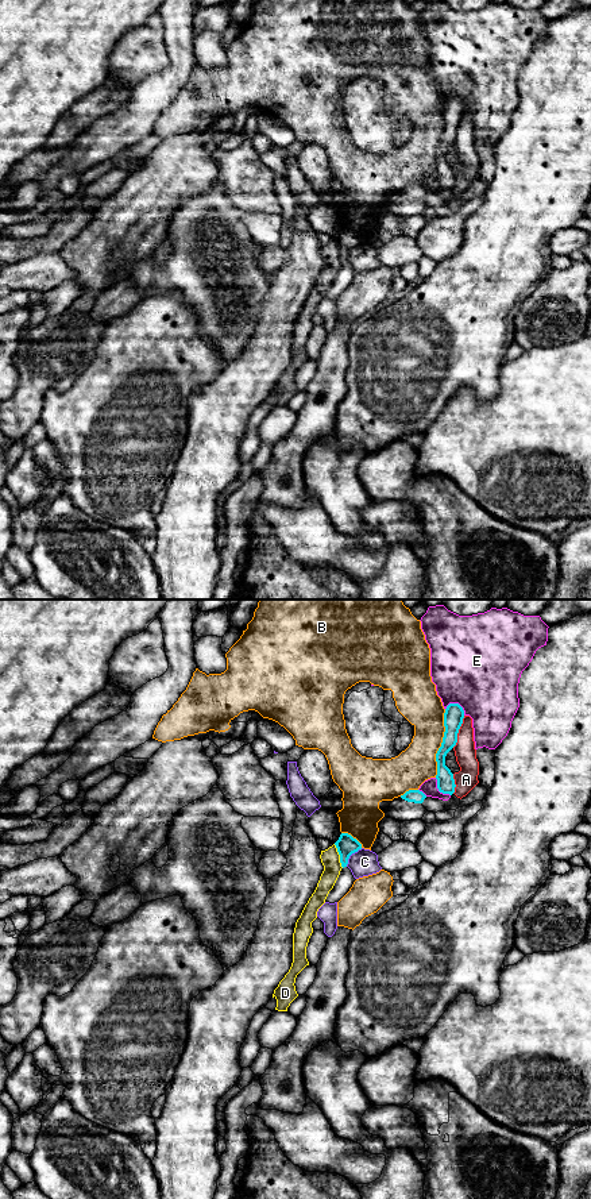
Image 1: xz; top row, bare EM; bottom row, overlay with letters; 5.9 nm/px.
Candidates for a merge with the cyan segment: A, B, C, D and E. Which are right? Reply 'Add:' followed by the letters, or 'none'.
Add: none

